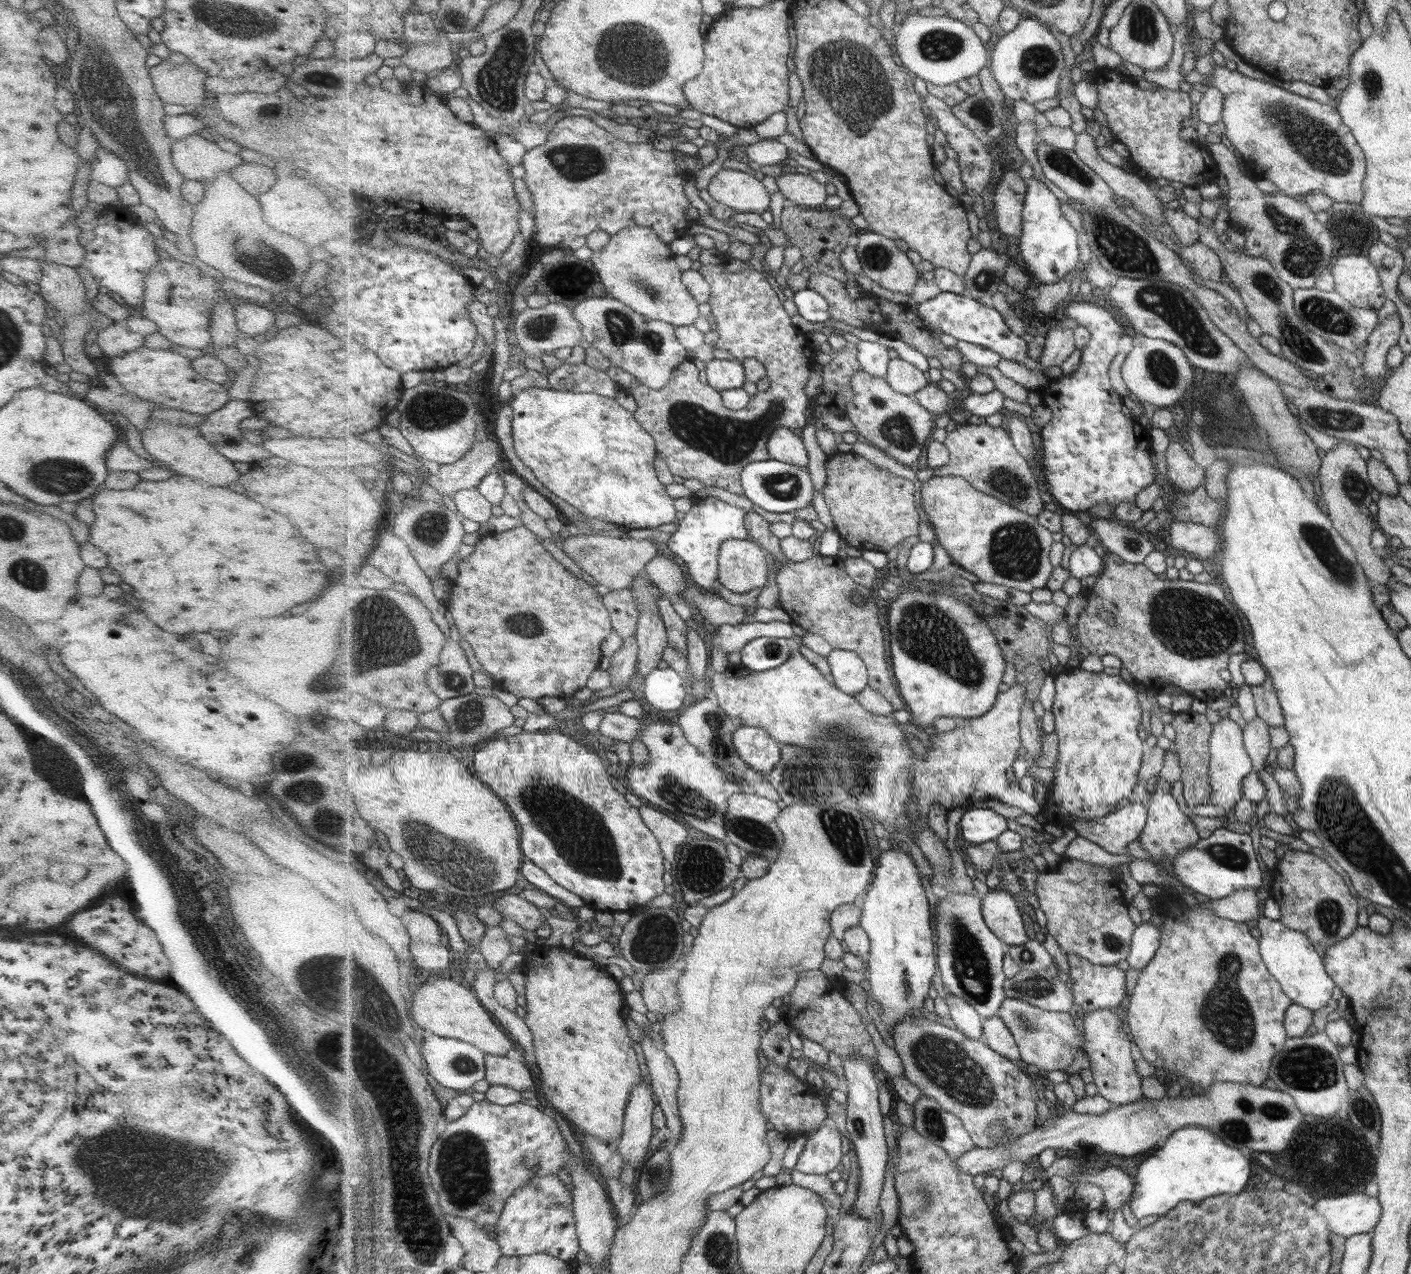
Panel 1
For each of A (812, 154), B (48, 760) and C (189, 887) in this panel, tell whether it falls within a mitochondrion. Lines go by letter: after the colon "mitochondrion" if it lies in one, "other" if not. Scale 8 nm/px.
A: other
B: mitochondrion
C: other

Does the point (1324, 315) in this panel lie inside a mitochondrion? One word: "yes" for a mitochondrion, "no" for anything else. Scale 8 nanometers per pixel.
yes

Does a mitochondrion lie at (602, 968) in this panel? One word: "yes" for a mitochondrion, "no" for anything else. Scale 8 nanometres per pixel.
no

